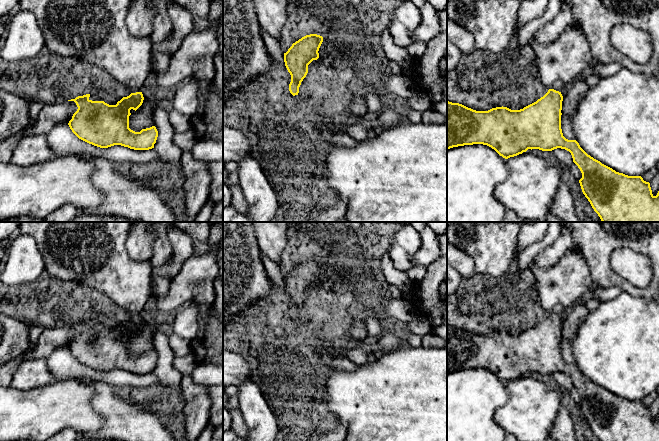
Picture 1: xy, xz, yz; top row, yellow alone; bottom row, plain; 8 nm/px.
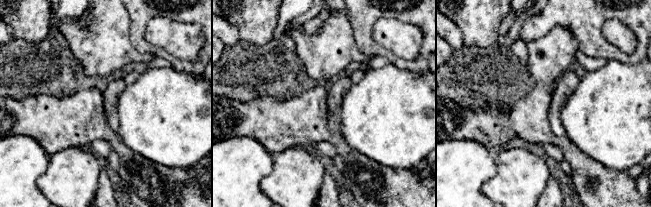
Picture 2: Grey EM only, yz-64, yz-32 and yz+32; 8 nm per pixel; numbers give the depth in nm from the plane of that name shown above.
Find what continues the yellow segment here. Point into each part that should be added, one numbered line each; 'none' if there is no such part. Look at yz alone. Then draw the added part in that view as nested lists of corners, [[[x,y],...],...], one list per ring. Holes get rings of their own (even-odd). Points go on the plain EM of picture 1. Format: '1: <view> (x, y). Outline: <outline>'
1: yz (559, 287). Outline: [[[575,250],[567,251],[551,267],[538,268],[531,262],[529,269],[533,272],[536,290],[542,306],[549,313],[554,313],[559,316],[564,311],[570,310],[584,293],[599,287],[592,280],[584,257]]]

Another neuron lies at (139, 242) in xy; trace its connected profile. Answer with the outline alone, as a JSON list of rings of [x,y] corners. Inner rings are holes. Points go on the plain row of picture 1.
[[[136,222],[131,228],[126,241],[126,249],[134,261],[150,261],[153,238],[149,234],[149,222]]]

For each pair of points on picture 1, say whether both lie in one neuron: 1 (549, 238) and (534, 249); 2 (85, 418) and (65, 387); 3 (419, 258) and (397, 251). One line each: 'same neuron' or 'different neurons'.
1: same neuron
2: same neuron
3: different neurons

